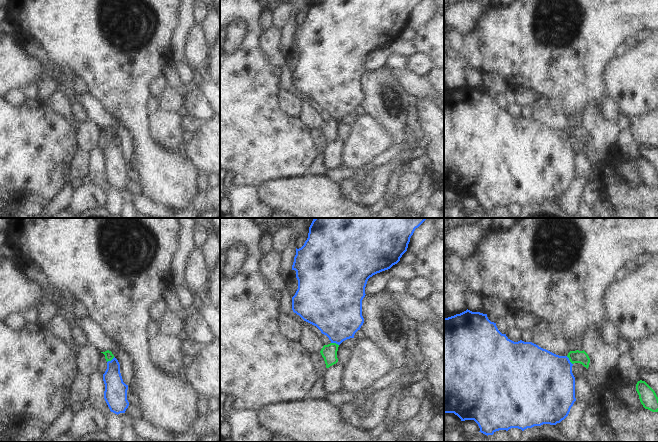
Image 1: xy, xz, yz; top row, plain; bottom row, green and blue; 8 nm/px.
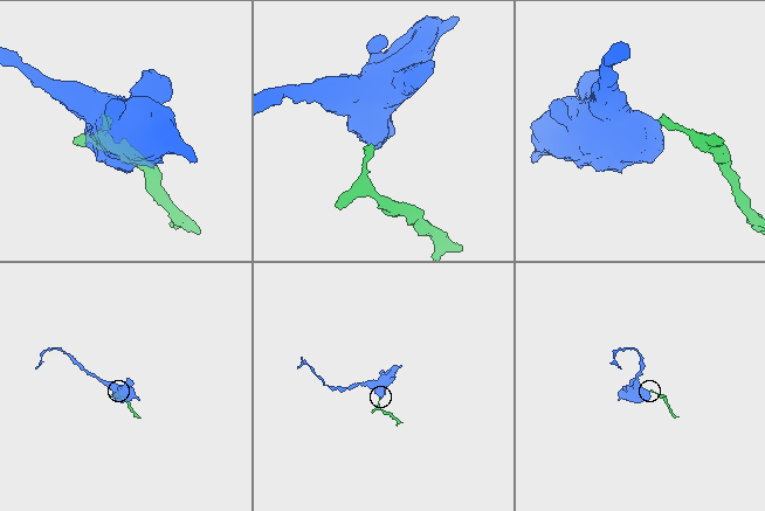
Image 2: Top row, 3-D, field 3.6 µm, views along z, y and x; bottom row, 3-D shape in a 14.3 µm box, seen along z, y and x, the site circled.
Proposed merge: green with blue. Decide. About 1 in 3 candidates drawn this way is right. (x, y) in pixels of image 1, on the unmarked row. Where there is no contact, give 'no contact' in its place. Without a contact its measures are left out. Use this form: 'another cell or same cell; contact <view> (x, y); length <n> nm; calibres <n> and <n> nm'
another cell; contact yz (569, 135); length 90 nm; calibres 100 and 440 nm

